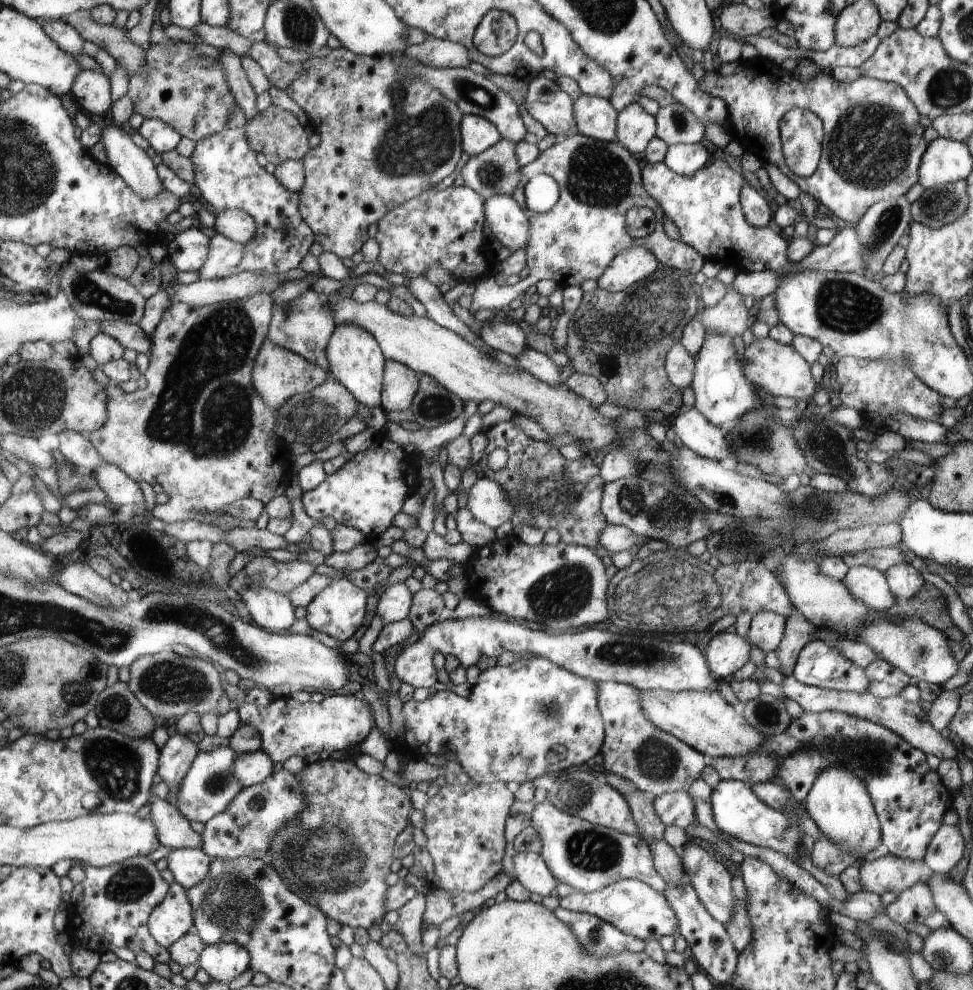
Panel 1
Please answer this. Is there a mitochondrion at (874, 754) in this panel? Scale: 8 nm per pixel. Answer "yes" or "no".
yes

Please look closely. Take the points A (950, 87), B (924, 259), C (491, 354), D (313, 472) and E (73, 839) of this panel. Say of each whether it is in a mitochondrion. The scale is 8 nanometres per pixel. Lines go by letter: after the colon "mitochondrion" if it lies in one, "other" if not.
A: mitochondrion
B: other
C: other
D: other
E: other

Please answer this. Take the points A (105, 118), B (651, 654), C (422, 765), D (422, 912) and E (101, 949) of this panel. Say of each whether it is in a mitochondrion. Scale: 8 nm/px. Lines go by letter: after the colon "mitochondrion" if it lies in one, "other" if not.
A: other
B: mitochondrion
C: other
D: other
E: other

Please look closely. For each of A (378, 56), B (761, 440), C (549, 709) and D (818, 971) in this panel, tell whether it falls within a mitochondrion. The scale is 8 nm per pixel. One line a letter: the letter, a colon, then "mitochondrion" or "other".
A: other
B: mitochondrion
C: mitochondrion
D: other

